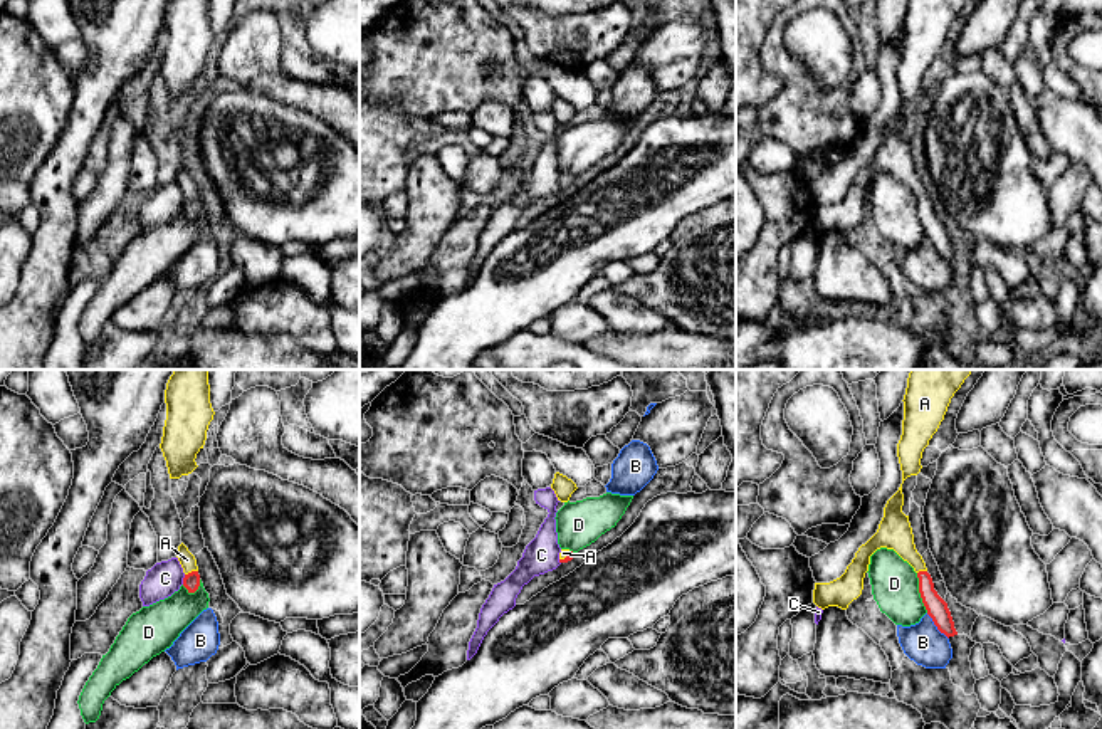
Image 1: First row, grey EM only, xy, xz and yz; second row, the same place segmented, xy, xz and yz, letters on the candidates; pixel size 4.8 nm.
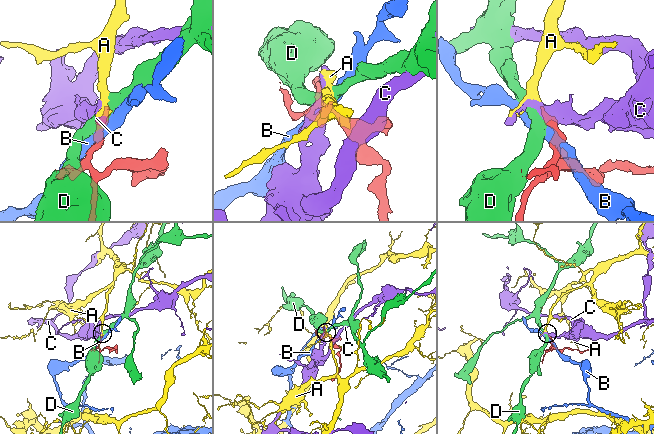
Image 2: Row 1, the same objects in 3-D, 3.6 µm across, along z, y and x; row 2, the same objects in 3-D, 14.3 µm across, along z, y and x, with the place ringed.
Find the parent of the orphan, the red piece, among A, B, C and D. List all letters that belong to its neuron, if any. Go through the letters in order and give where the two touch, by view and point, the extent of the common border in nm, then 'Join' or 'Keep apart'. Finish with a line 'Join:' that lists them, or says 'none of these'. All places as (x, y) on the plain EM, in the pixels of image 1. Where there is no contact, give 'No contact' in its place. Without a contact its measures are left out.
A: Touches red at xy (192, 195). Shared border 70 nm. Join
B: Touches red at yz (936, 249). Shared border 170 nm. Keep apart
C: Touches red at xy (183, 204). Shared border 50 nm. Keep apart
D: Touches red at yz (919, 215). Shared border 200 nm. Keep apart
Join: A

